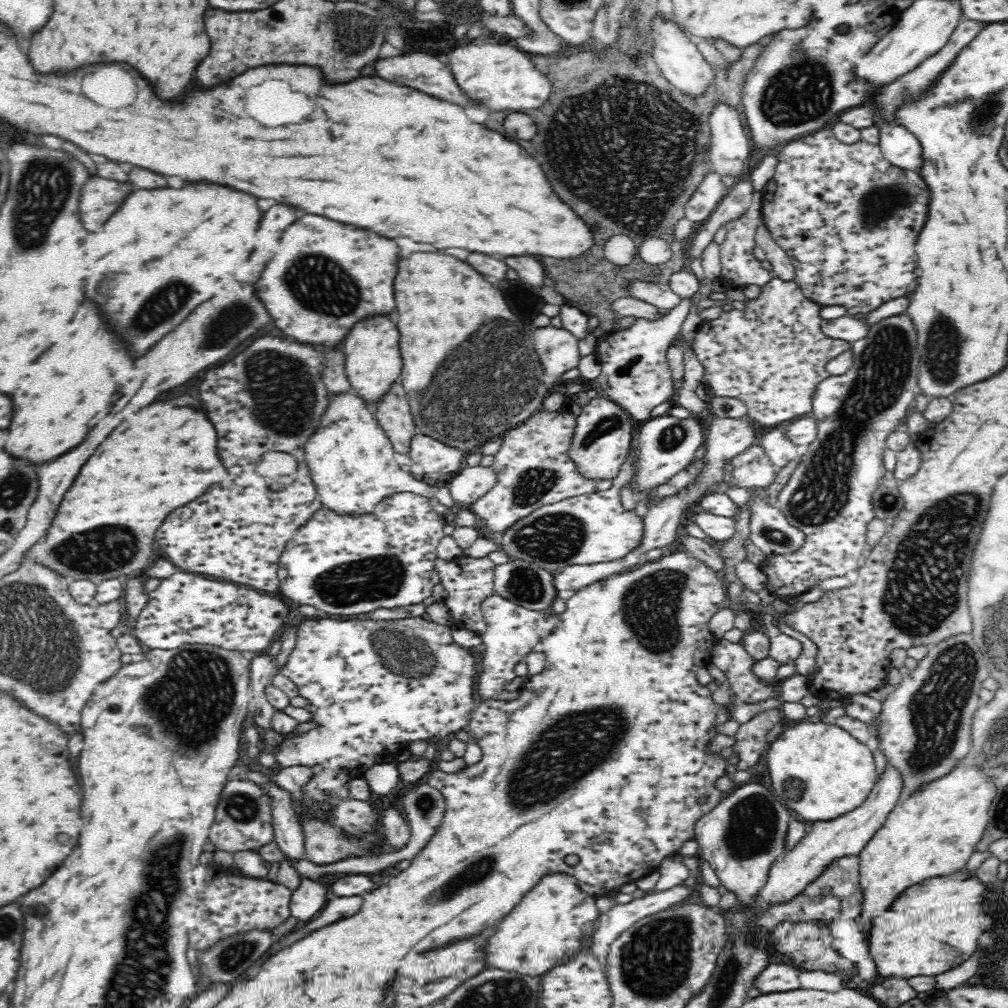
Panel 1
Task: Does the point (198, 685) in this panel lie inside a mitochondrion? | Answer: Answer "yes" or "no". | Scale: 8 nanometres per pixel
yes

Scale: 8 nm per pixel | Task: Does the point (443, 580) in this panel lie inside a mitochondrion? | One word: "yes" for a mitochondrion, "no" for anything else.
no

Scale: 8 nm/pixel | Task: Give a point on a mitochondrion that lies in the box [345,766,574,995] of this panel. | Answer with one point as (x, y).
(479, 870)

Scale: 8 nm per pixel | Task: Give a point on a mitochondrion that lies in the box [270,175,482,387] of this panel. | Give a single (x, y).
(318, 283)

